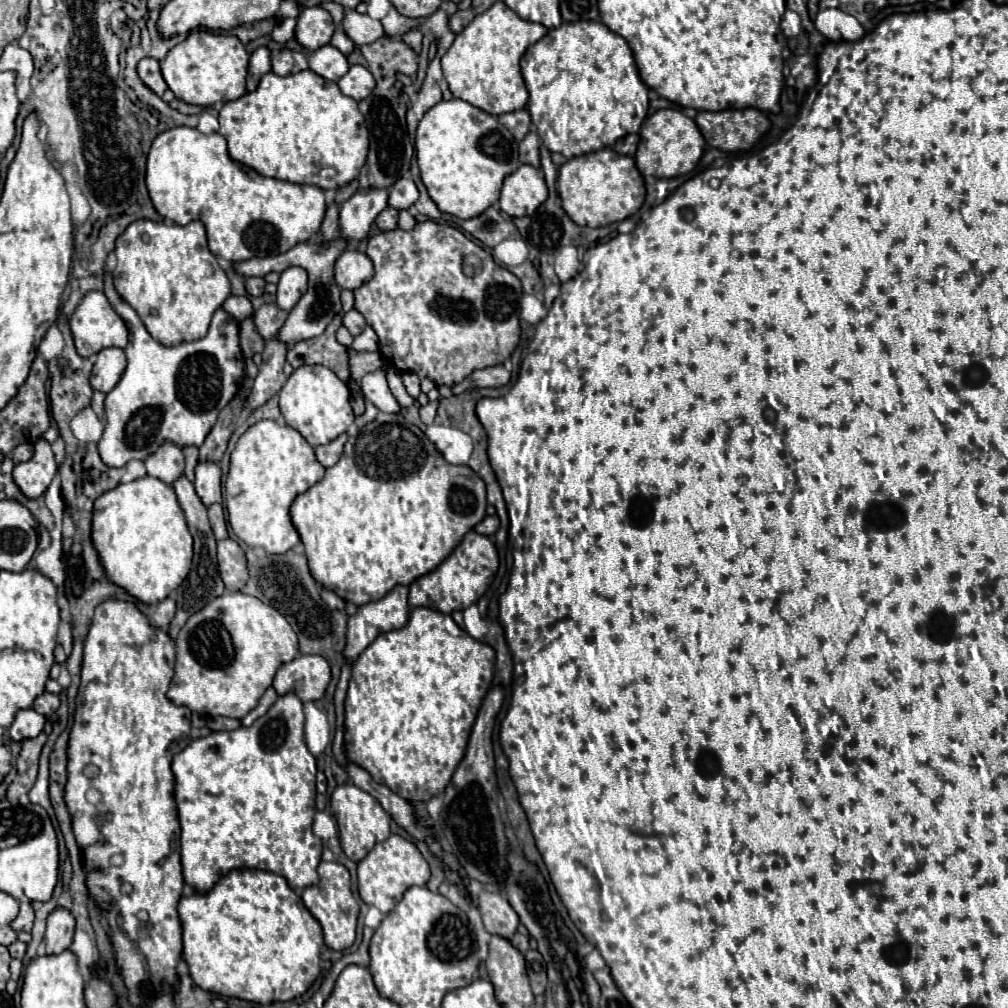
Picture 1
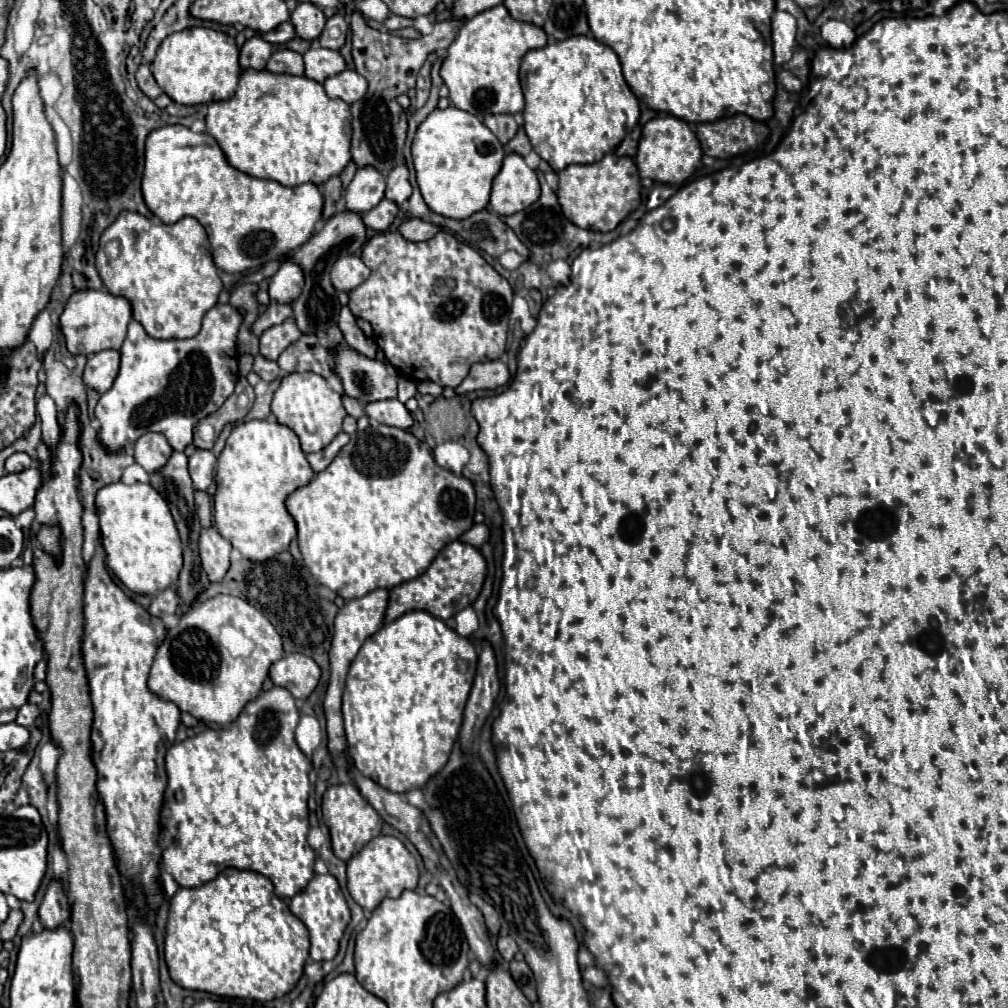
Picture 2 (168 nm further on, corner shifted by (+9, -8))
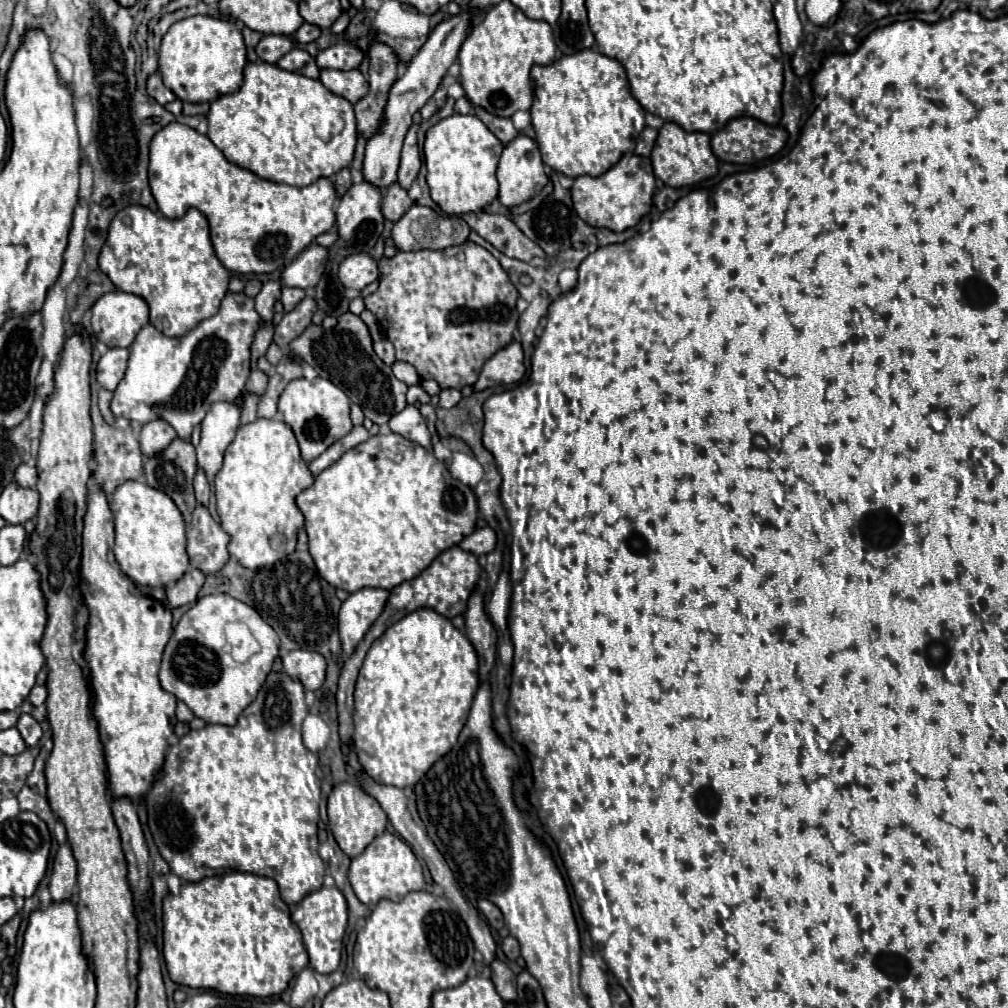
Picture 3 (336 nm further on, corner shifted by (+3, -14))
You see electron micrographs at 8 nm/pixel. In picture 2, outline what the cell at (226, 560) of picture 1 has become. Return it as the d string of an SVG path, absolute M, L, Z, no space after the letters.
M215 527L201 529L199 537L199 557L209 581L221 581L229 569L231 545Z

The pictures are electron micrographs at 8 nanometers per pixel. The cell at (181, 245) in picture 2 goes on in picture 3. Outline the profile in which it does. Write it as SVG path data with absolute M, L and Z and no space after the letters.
M137 205L125 207L111 221L107 241L99 255L99 267L117 289L133 293L147 301L151 311L149 323L167 337L183 337L191 329L195 329L203 319L213 317L219 311L219 305L227 293L227 283L231 277L231 273L217 259L211 245L207 219L197 209L189 209L181 219L167 219L163 215L153 213L147 207Z

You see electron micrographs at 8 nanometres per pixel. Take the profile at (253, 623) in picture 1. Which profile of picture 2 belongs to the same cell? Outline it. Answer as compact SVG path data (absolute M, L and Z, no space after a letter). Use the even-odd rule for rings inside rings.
M215 595L189 609L179 619L179 625L167 631L151 667L149 689L167 701L173 701L181 711L191 713L195 719L227 725L233 723L243 707L259 695L271 663L281 657L281 637L261 611L239 597ZM223 625L243 627L245 637L255 645L249 657L233 657L219 643L219 629Z

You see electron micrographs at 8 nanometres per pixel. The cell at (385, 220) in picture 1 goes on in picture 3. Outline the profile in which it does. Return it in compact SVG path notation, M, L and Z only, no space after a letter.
M393 183L385 193L383 193L383 203L381 203L381 211L383 211L383 217L389 219L391 223L399 221L407 211L409 207L413 205L415 201L407 195L407 191L403 191L399 187L399 183Z

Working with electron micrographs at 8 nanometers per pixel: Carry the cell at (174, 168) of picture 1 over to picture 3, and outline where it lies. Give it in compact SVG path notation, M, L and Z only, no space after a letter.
M169 123L159 133L155 133L149 149L149 185L159 205L159 211L167 219L181 219L187 213L187 209L199 209L211 225L211 241L215 253L231 273L273 273L275 269L285 267L299 253L303 253L315 241L317 235L329 231L335 225L333 203L337 195L333 183L325 177L307 187L291 187L261 179L251 171L229 163L221 149L217 149L207 135L201 135L195 129L181 123Z

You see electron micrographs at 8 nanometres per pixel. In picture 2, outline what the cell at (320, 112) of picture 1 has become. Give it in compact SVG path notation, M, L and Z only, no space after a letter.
M243 69L235 95L227 101L209 103L205 121L207 121L207 133L217 139L227 161L235 169L251 177L273 179L289 187L295 187L301 183L323 185L329 177L339 175L343 167L351 161L349 105L341 99L327 97L323 85L305 75L295 77L295 75L285 75L285 73L269 73L267 69L263 71Z

